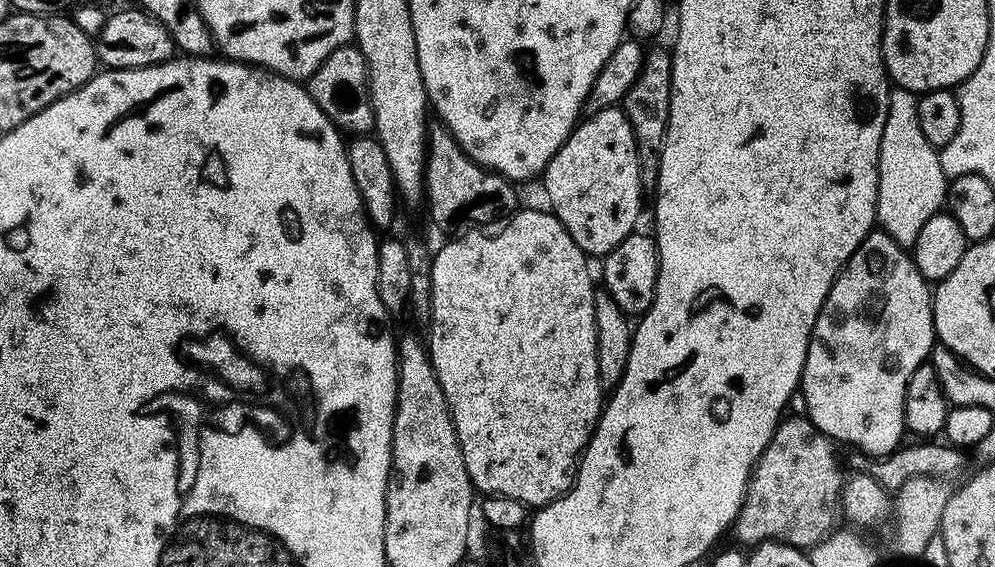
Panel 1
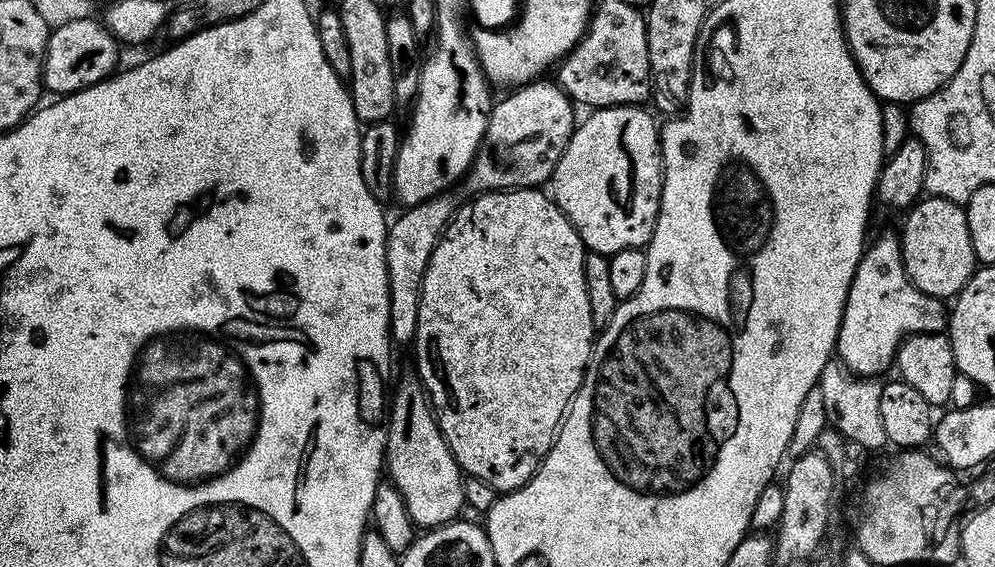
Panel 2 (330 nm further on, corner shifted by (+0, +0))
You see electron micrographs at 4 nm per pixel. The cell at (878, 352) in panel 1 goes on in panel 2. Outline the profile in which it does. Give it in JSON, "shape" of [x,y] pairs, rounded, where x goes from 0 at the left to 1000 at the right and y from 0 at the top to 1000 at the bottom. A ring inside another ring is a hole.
{"shape":[[[899,407],[884,416],[880,425],[871,432],[870,443],[864,453],[864,467],[860,471],[858,490],[854,497],[854,511],[850,526],[850,540],[846,554],[846,568],[840,598],[839,626],[857,660],[867,665],[883,665],[897,647],[901,621],[909,605],[911,594],[927,586],[945,589],[952,580],[954,545],[949,543],[950,531],[943,522],[936,522],[923,511],[915,497],[909,474],[905,446],[905,418]]]}

